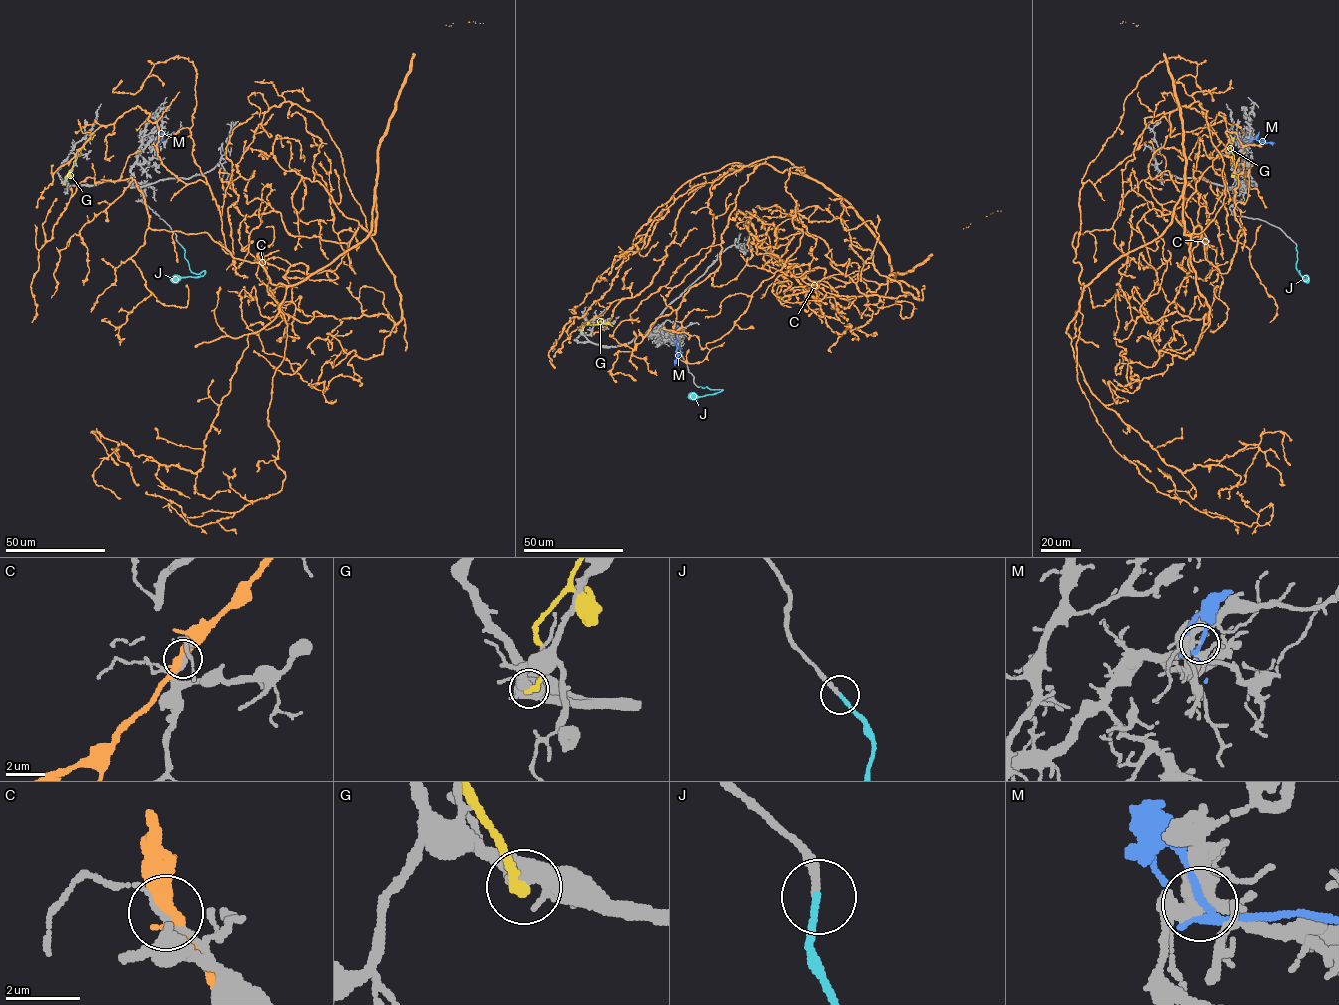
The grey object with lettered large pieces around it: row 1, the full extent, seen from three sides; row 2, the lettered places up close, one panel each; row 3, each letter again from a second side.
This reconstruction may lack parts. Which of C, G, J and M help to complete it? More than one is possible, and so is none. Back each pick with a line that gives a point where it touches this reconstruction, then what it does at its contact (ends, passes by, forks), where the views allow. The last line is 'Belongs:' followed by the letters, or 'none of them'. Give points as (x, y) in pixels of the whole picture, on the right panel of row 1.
J: meets grey at (1296, 246); it ends there
Belongs: J

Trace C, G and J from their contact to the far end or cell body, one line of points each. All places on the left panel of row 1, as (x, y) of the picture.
C: (77, 152), (148, 112), (275, 284), (360, 243), (375, 196), (401, 298), (382, 352), (311, 387), (250, 300)
G: (64, 184), (84, 143), (95, 135)
J: (181, 246), (189, 269), (194, 273), (205, 273), (198, 277), (170, 279)

